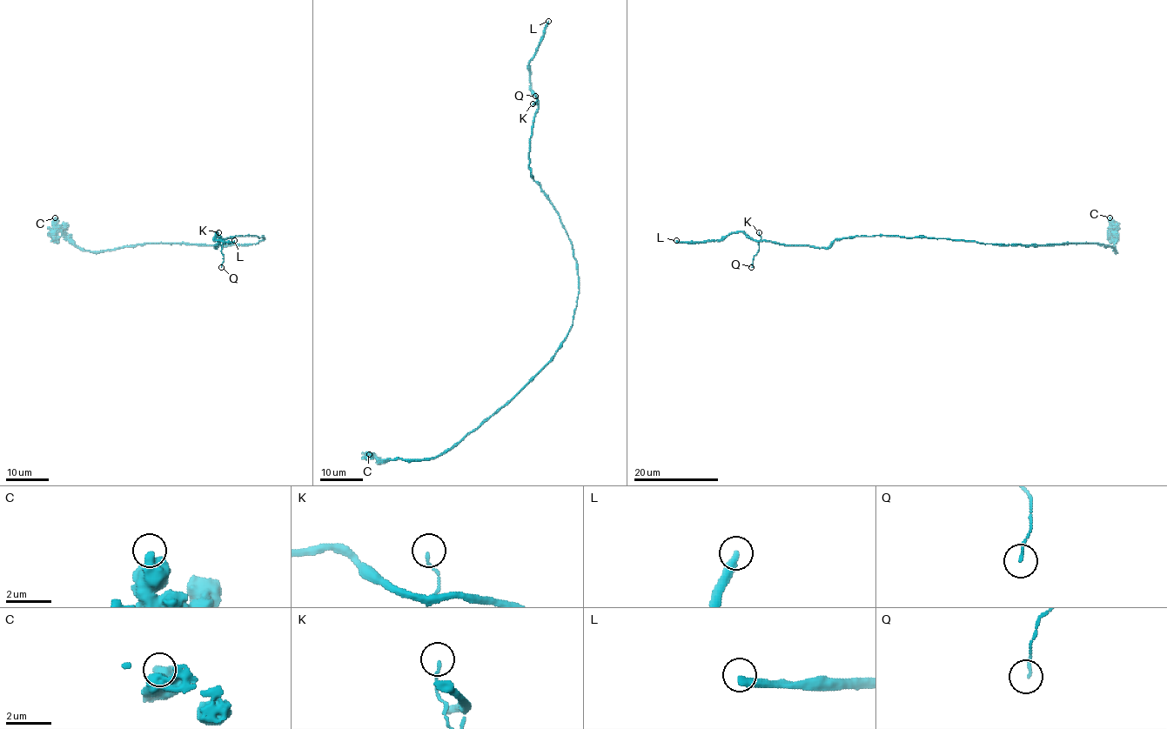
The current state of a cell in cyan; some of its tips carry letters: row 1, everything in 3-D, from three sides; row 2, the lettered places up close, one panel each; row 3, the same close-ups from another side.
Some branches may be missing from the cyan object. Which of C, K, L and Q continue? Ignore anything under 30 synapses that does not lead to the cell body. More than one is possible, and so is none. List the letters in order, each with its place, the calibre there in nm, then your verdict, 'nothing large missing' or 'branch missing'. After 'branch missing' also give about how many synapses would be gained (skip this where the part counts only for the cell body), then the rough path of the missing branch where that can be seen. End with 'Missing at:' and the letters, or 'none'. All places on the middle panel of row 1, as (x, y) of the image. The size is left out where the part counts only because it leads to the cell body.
C: (369, 454) | 500 nm | nothing large missing
K: (533, 103) | 110 nm | nothing large missing
L: (548, 21) | 320 nm | branch missing | 80 syn
Q: (535, 96) | 90 nm | nothing large missing
Missing at: L

